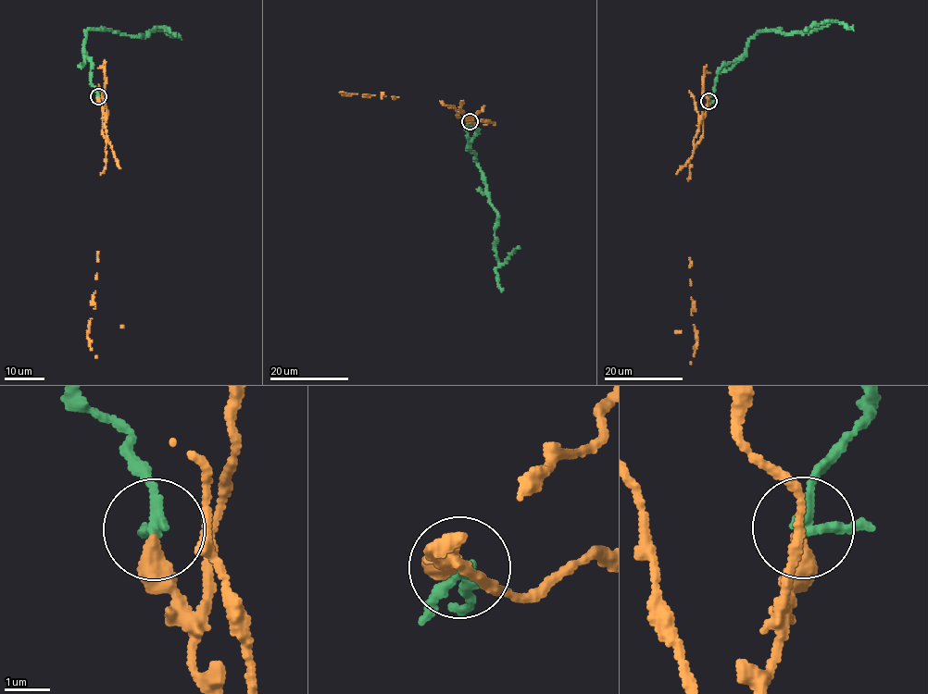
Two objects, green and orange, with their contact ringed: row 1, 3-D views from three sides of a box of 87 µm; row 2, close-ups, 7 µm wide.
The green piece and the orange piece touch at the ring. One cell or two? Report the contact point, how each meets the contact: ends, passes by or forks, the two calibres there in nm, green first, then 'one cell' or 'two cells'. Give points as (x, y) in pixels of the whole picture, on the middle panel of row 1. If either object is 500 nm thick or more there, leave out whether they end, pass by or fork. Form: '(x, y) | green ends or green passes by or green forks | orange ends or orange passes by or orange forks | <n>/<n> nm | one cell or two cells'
(470, 121) | green passes by | orange ends | 200/400 nm | two cells

